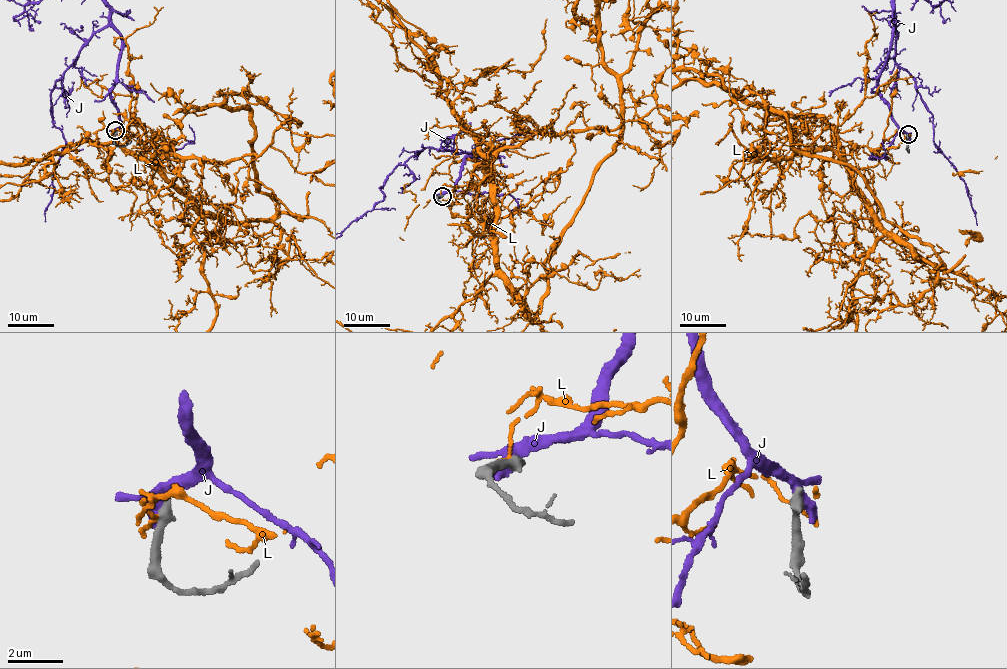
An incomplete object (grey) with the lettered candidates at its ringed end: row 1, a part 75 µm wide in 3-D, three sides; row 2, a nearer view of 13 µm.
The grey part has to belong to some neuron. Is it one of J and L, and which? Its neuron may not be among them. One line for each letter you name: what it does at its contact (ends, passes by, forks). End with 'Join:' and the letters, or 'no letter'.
Join: no letter

